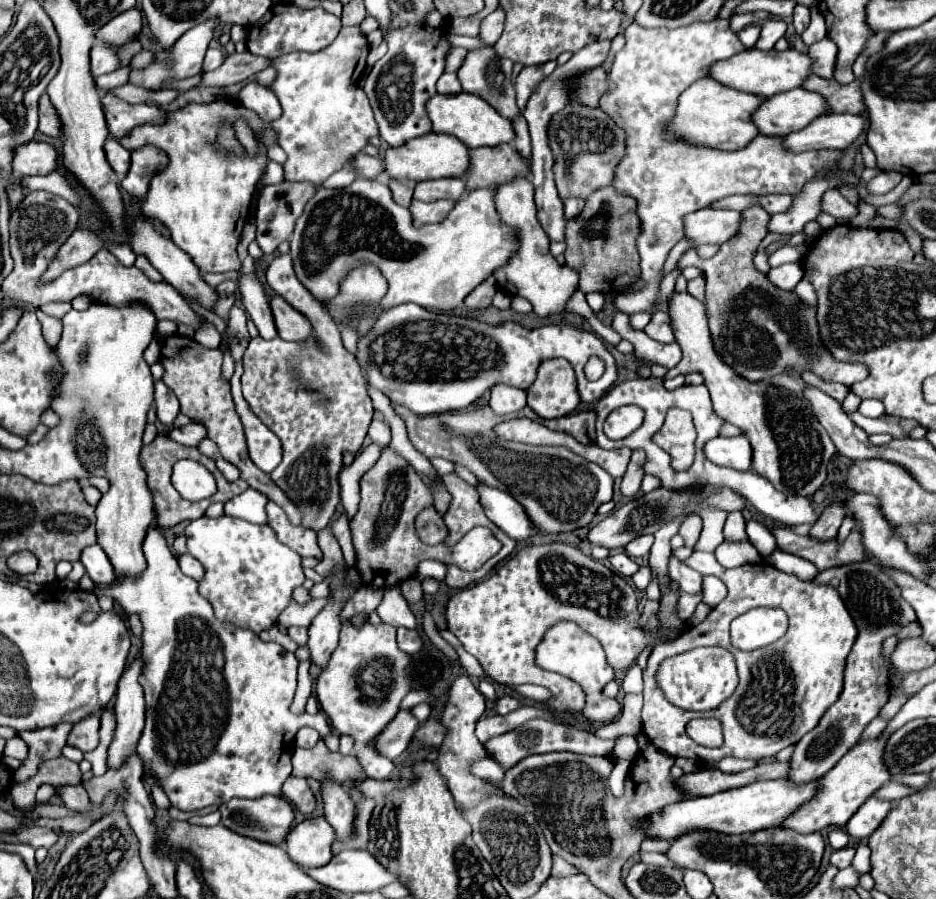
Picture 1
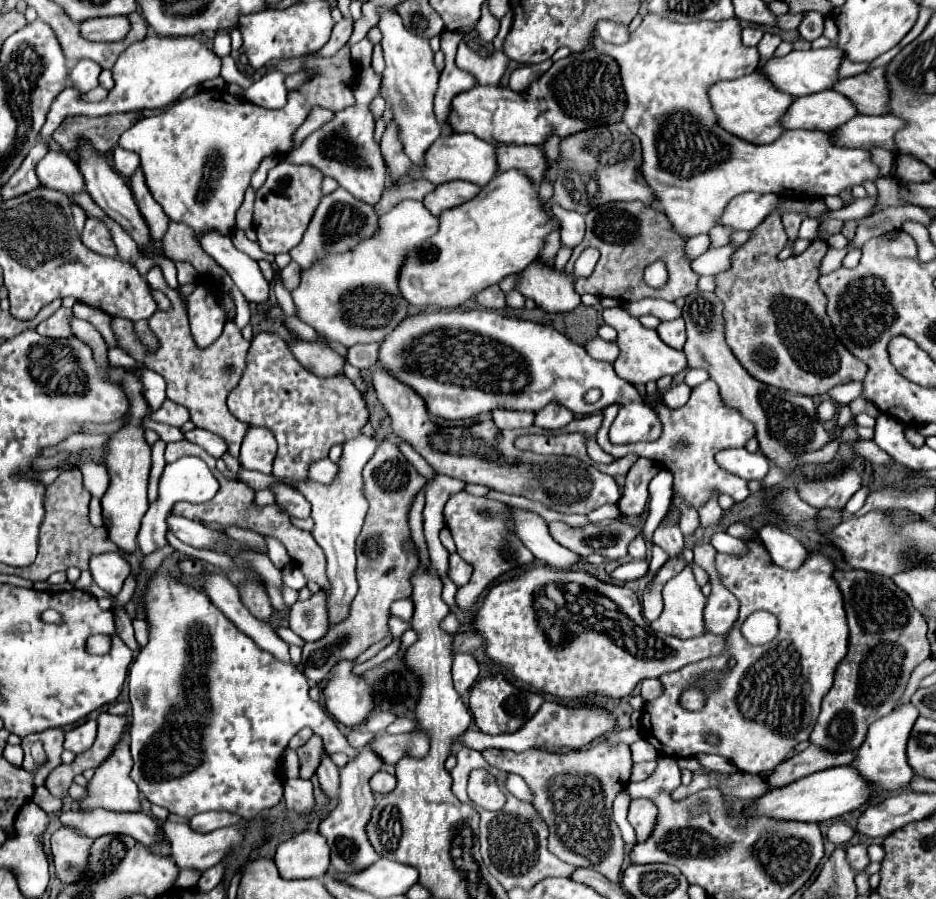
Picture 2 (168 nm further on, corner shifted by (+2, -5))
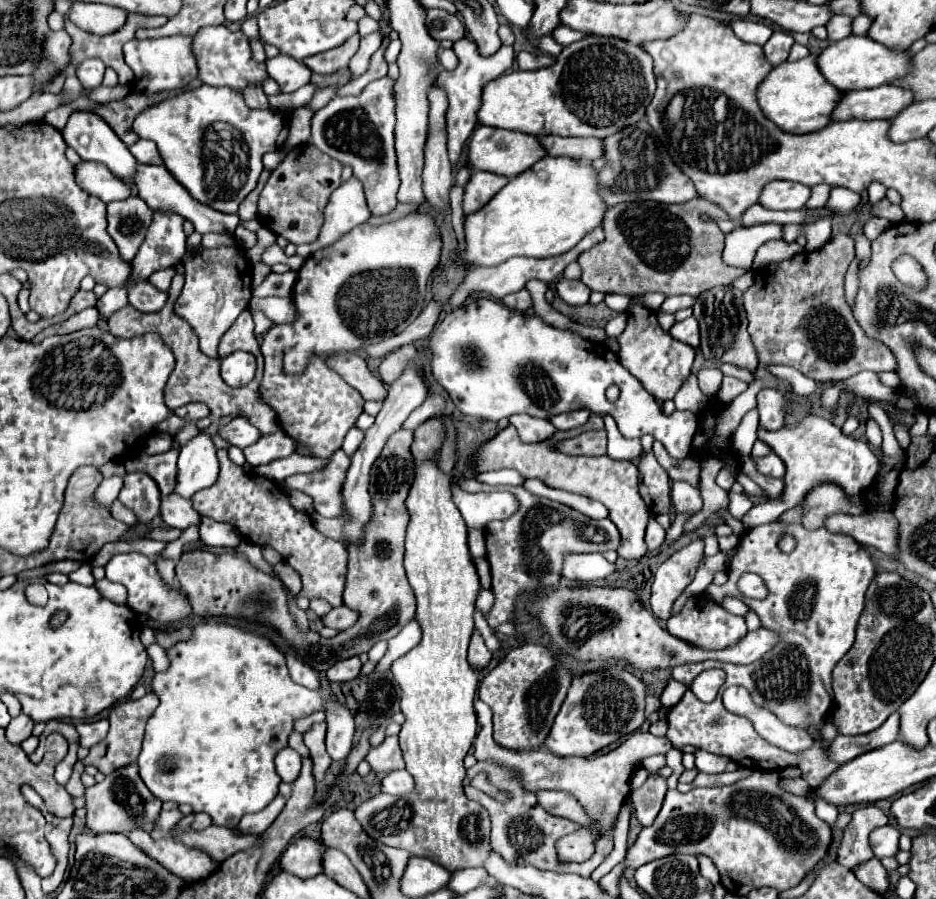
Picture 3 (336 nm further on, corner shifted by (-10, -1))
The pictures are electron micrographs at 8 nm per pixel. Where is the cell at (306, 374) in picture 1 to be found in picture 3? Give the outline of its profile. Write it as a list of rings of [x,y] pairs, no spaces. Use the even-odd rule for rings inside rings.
[[[275,324],[264,335],[262,355],[266,369],[260,385],[262,399],[276,411],[282,429],[294,439],[294,443],[310,447],[316,457],[330,457],[342,447],[344,435],[364,411],[364,399],[336,371],[332,371],[322,357],[312,357],[302,375],[286,375],[282,371],[282,359],[288,345],[294,345],[294,329],[290,324]]]

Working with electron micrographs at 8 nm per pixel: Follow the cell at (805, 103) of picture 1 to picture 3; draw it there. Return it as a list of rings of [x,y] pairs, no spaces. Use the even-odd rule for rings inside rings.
[[[880,85],[864,91],[848,91],[834,111],[834,121],[846,119],[892,119],[906,105],[914,103],[914,93],[896,85]]]

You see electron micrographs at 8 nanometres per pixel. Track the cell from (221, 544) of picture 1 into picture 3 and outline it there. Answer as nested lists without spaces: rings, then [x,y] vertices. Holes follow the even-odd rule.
[[[176,493],[160,497],[160,517],[168,527],[186,529],[192,523],[200,523],[200,513],[192,507],[190,499],[182,499]]]

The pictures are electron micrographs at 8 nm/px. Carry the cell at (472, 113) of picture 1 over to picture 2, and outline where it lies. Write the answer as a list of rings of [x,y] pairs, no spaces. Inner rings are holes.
[[[588,49],[584,53],[572,53],[570,57],[556,61],[550,71],[532,83],[524,95],[506,87],[482,85],[460,93],[450,105],[448,125],[452,131],[476,133],[476,137],[490,141],[490,145],[540,145],[550,135],[550,131],[566,137],[596,123],[616,123],[622,119],[624,109],[626,99],[616,61],[598,49]]]

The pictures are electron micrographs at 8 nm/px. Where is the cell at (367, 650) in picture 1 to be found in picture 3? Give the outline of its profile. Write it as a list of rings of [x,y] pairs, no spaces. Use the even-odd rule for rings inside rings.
[[[404,769],[392,771],[382,779],[380,789],[382,789],[382,793],[388,793],[388,795],[404,795],[414,789],[414,781],[412,781],[412,775]]]

